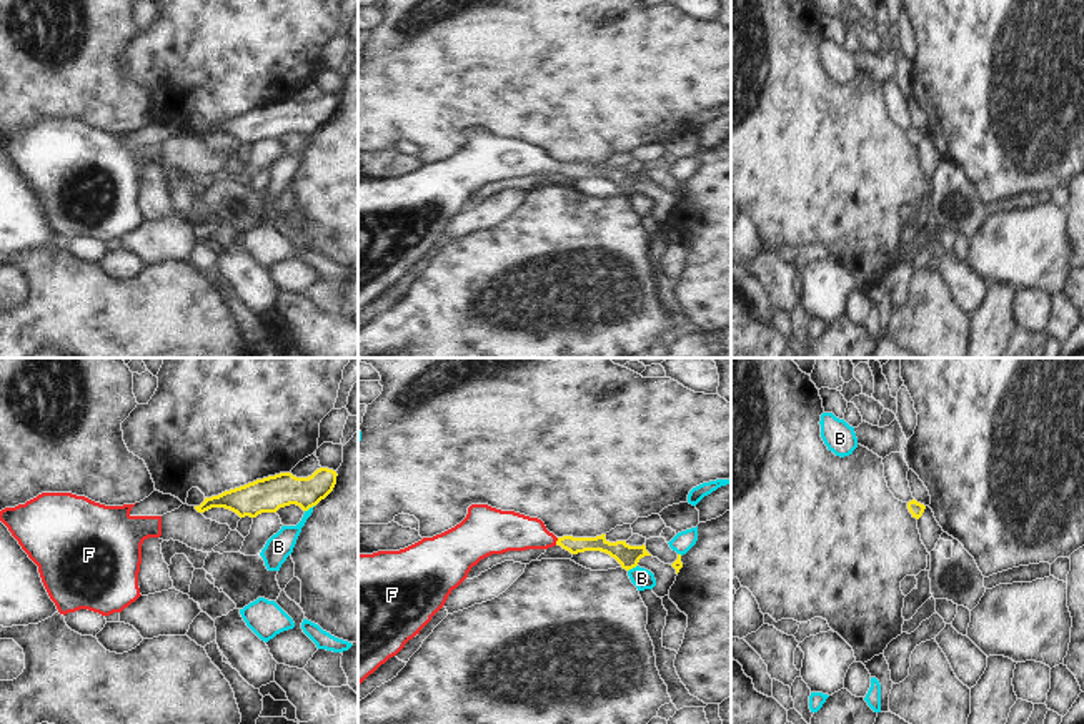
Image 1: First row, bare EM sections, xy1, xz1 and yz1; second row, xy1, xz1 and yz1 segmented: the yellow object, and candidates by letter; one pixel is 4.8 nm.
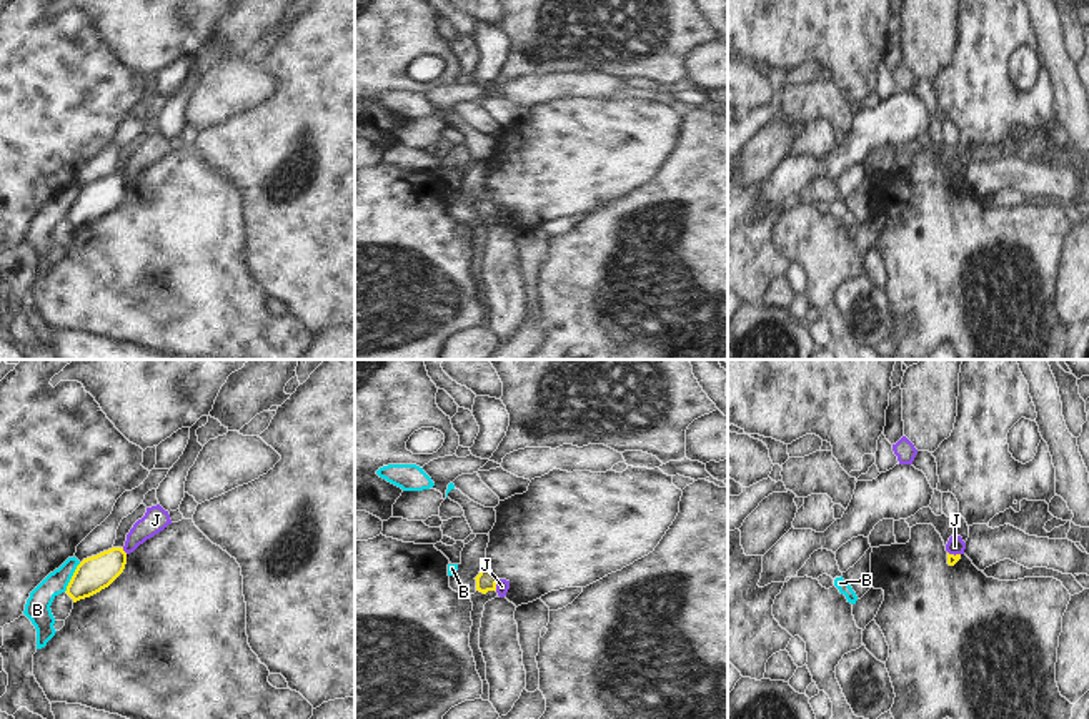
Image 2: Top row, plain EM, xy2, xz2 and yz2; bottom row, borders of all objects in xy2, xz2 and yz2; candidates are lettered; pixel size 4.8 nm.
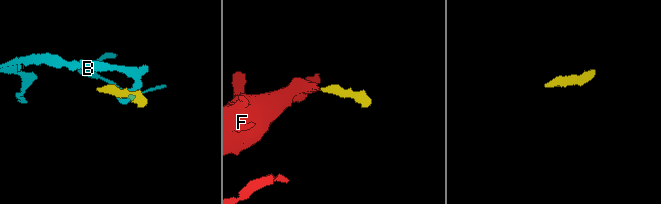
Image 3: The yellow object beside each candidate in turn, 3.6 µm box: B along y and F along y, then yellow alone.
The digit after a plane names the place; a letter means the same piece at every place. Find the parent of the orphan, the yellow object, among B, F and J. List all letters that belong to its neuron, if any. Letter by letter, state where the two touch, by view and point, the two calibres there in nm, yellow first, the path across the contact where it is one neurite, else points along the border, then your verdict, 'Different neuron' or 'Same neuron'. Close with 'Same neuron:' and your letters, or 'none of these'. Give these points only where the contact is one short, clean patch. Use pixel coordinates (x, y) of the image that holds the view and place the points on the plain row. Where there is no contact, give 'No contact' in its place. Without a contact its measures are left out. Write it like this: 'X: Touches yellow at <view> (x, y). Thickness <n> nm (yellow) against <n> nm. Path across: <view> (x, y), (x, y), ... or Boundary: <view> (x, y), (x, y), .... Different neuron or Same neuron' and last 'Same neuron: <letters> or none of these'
B: Touches yellow at xy2 (72, 205). Thickness 170 nm (yellow) against 120 nm. Boundary: xy2 (80, 190), (64, 218). Different neuron
F: Touches yellow at xz1 (556, 168). Thickness 80 nm (yellow) against 190 nm. Path across: xz1 (573, 172), (556, 168), (507, 158). Same neuron
J: Touches yellow at xz2 (495, 212). Thickness 100 nm (yellow) against 60 nm. Boundary: xz2 (498, 207), (495, 217). Different neuron
Same neuron: F

